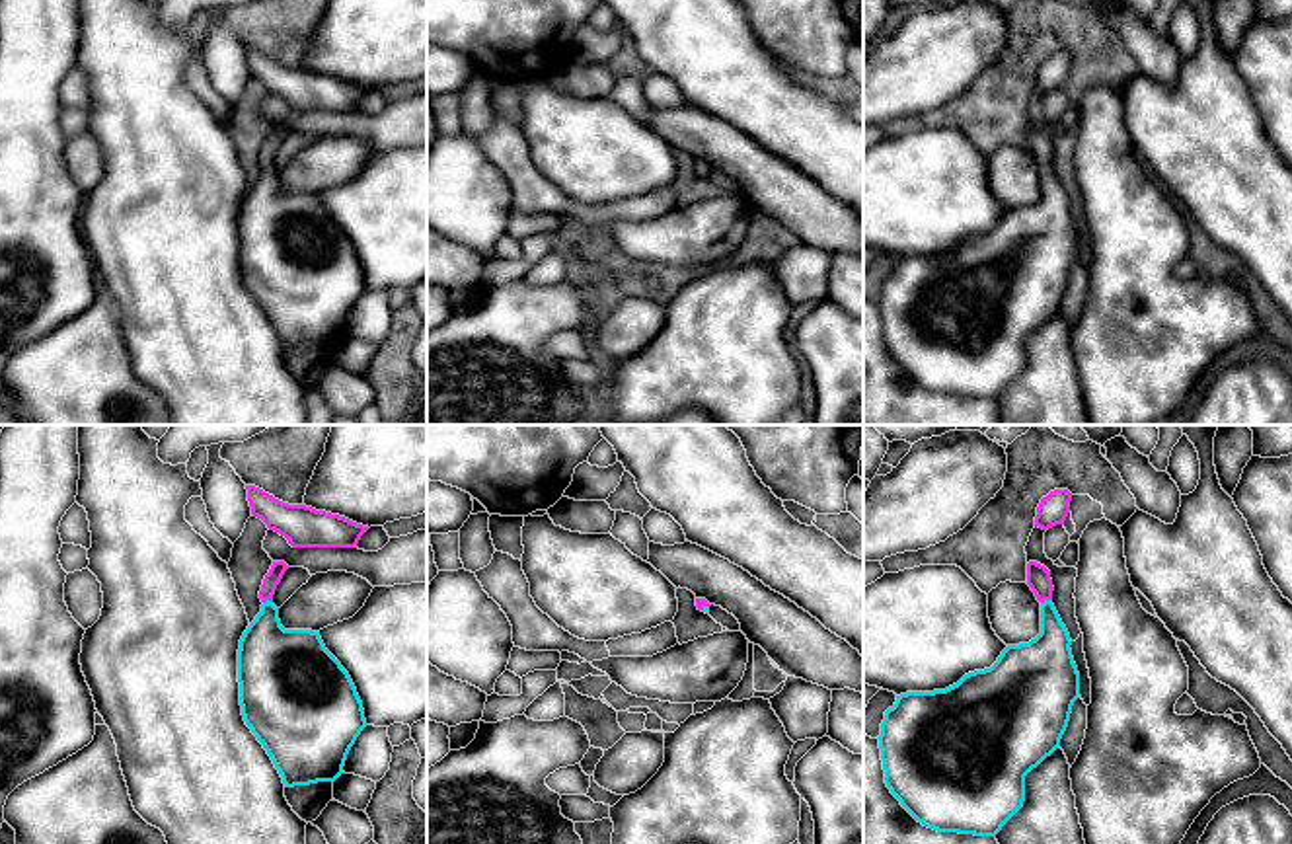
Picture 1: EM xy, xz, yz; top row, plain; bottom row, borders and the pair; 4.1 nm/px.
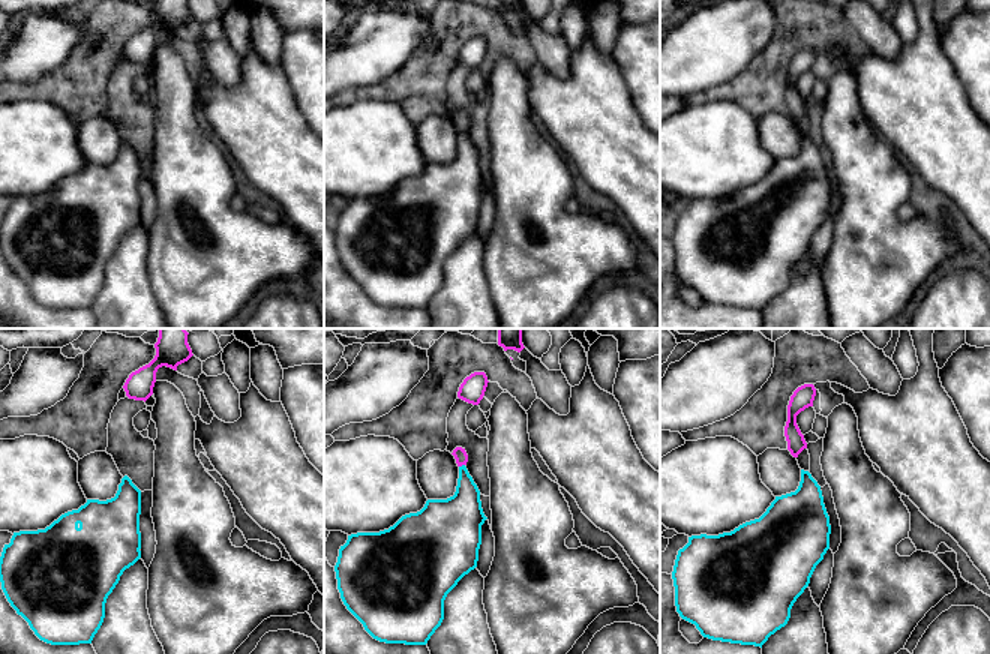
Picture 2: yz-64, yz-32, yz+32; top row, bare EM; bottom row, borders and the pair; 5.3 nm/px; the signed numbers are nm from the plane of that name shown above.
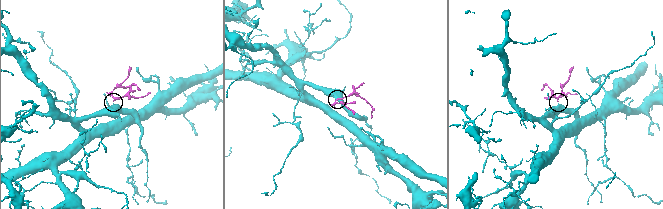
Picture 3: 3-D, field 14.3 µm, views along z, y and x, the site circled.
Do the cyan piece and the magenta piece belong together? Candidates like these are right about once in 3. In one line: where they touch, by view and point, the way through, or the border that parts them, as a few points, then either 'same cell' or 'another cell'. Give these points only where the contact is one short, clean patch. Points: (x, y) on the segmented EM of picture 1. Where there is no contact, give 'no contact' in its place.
yz (1045, 601) | across yz (1045, 661), (1045, 601), (1039, 579) | same cell

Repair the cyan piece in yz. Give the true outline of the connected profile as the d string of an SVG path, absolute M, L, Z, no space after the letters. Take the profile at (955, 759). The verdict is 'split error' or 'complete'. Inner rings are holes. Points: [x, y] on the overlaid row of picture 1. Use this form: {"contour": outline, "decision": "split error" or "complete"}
{"contour": "M1029 561L1027 585L1041 602L1041 633L1035 639L1007 645L990 669L969 672L945 690L900 694L885 711L879 735L885 784L918 823L937 832L996 836L1023 807L1025 776L1060 747L1080 698L1080 672L1070 633L1052 604L1050 571Z", "decision": "split error"}

